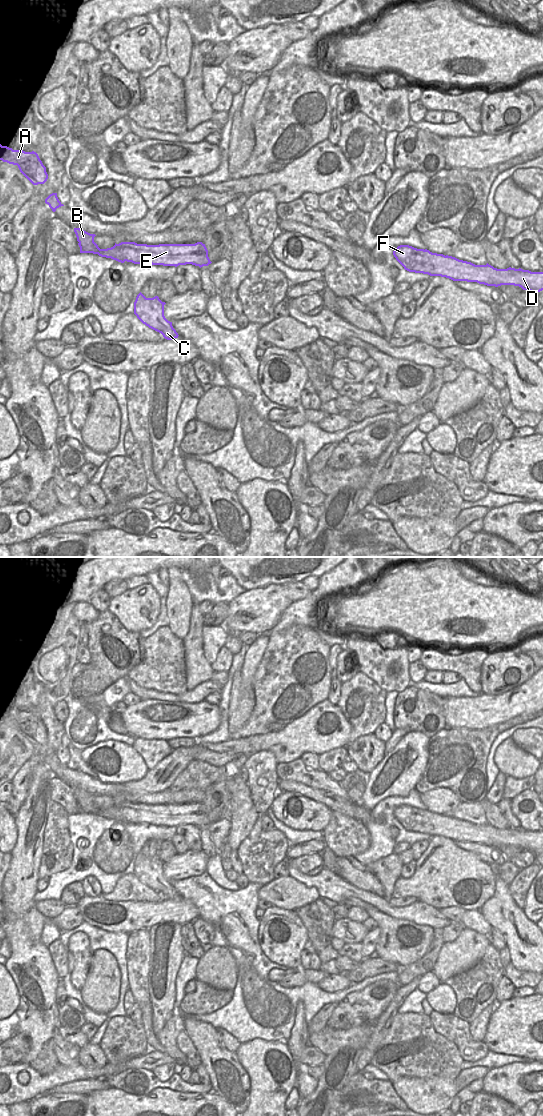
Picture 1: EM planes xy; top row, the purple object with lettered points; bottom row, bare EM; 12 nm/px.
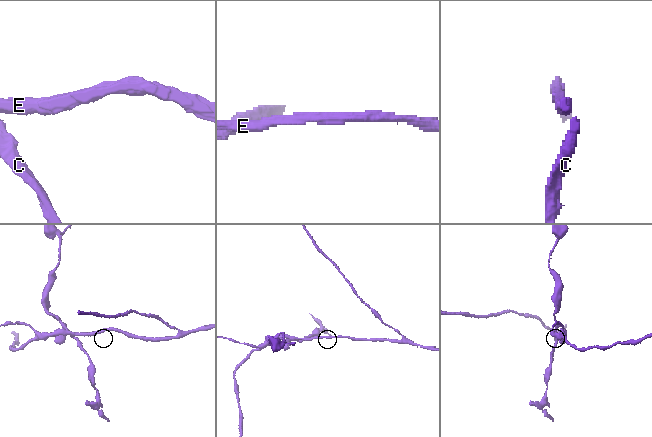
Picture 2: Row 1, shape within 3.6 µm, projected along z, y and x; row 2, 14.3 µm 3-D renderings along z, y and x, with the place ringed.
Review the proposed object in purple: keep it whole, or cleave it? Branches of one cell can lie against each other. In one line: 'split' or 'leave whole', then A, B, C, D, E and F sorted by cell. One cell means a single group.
split; groups A B C / D E F

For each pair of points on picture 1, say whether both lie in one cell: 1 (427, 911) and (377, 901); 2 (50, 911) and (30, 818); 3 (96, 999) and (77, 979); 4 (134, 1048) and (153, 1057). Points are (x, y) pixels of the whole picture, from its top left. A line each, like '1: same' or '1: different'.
1: same
2: different
3: different
4: different

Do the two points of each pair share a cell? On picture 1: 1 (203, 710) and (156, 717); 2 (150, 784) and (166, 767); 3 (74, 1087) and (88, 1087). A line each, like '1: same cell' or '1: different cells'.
1: same cell
2: same cell
3: same cell

